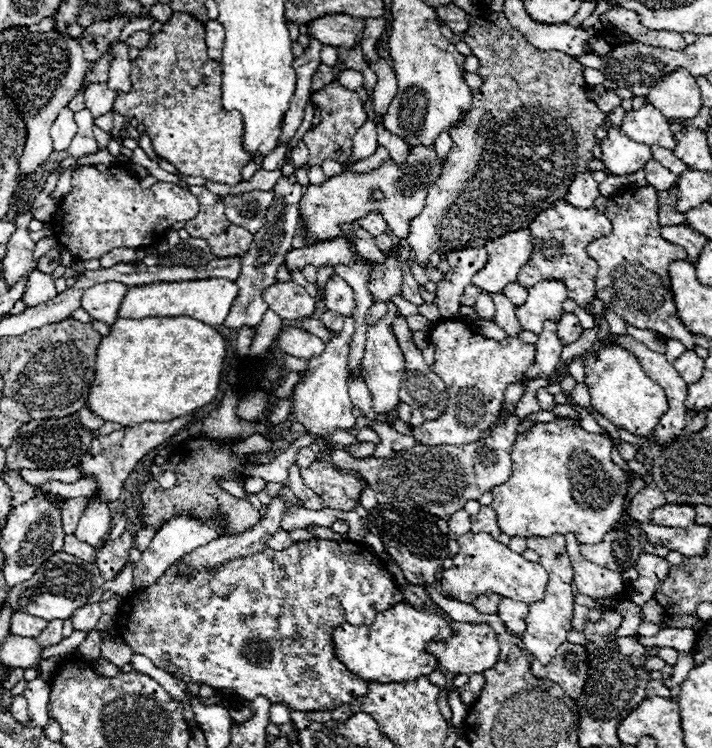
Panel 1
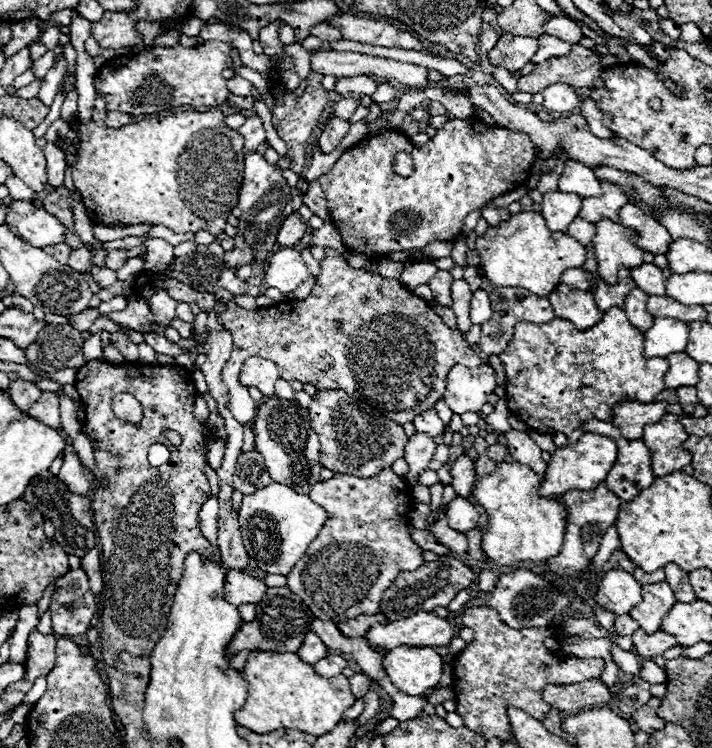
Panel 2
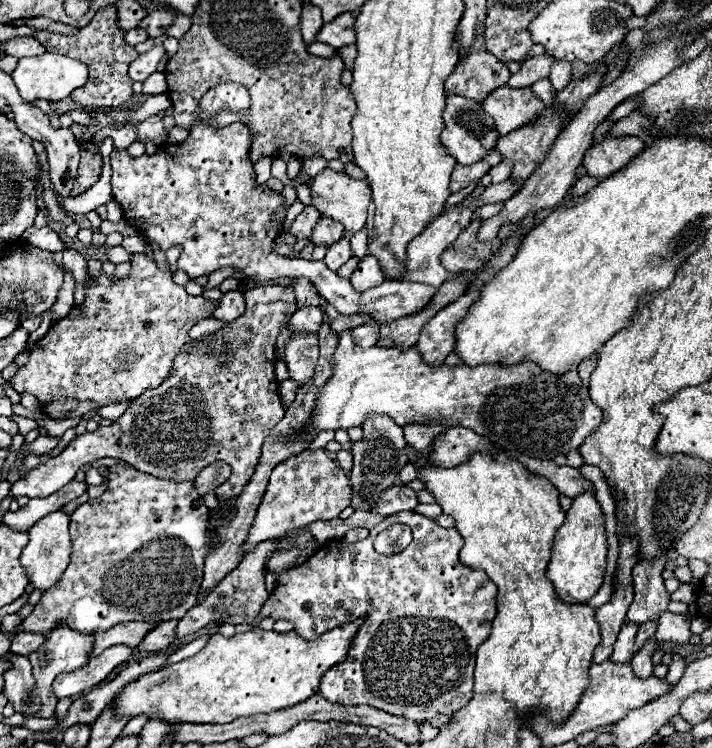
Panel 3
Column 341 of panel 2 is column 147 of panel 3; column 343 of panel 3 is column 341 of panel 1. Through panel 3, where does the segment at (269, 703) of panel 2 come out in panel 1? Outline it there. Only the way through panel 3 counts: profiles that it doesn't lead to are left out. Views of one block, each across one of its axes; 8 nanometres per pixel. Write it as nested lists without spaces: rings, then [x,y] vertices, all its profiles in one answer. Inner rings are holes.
[[[404,602],[390,606],[380,612],[370,626],[342,624],[334,630],[334,654],[350,672],[368,682],[390,684],[416,680],[418,676],[428,676],[438,668],[438,660],[426,652],[426,642],[440,642],[452,636],[450,624],[434,612],[412,608]]]

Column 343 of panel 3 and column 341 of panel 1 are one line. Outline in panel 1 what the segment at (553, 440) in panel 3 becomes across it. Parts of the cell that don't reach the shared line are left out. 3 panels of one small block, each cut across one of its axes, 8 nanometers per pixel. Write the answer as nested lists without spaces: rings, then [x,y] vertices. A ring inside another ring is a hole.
[[[344,316],[344,330],[326,344],[326,350],[322,352],[322,356],[308,360],[308,370],[302,374],[302,378],[294,388],[292,412],[296,420],[312,434],[328,436],[328,434],[334,434],[336,430],[350,430],[356,424],[350,412],[352,402],[348,396],[348,382],[346,382],[348,380],[346,362],[350,352],[348,342],[352,334],[354,334],[354,320],[350,316]]]

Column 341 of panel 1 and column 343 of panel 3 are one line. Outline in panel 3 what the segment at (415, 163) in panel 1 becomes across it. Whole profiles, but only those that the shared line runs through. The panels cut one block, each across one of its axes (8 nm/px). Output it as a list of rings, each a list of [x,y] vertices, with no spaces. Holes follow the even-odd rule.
[[[322,170],[314,180],[312,180],[312,204],[332,220],[344,224],[344,236],[352,236],[358,230],[364,228],[366,224],[366,208],[370,204],[370,186],[364,180],[350,178],[342,172],[334,170]]]

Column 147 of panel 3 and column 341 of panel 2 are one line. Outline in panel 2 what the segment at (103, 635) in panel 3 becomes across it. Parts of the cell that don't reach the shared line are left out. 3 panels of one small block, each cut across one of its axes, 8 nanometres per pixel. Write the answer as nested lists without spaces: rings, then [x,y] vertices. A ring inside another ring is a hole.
[[[374,614],[374,616],[358,616],[354,620],[342,622],[338,624],[338,630],[342,632],[342,636],[346,638],[360,638],[364,636],[374,624],[386,624],[386,618],[382,614]]]

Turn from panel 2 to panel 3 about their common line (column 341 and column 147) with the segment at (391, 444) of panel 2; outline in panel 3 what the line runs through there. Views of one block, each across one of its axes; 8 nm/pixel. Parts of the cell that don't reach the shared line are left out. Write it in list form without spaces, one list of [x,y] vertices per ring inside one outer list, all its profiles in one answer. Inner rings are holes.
[[[256,286],[244,292],[244,300],[246,312],[218,330],[220,338],[228,338],[232,344],[234,358],[228,364],[222,366],[218,360],[204,360],[204,354],[218,340],[204,338],[198,346],[188,342],[176,354],[170,374],[158,388],[132,400],[130,408],[110,426],[76,436],[62,454],[32,468],[26,478],[12,486],[12,498],[50,496],[72,482],[84,464],[106,456],[122,458],[136,470],[164,480],[194,480],[202,468],[224,460],[232,466],[232,476],[216,488],[216,496],[220,500],[236,498],[254,474],[268,432],[284,416],[274,376],[274,348],[284,314],[292,314],[296,308],[294,292],[284,286]]]

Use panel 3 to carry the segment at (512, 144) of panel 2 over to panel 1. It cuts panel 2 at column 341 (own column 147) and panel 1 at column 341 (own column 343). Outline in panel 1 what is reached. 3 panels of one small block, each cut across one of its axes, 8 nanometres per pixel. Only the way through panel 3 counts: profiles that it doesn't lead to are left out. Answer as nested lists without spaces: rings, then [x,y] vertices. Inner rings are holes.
[[[334,274],[324,288],[324,306],[342,316],[352,316],[354,310],[354,290],[338,274]]]

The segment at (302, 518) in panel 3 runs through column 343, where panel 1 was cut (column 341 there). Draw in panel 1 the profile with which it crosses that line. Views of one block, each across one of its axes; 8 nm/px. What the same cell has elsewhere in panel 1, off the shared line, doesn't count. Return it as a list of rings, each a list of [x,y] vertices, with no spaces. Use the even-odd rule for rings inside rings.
[[[316,460],[310,468],[302,468],[300,476],[304,484],[322,496],[324,504],[334,510],[354,510],[360,504],[362,480],[358,476],[346,474],[328,460]]]

